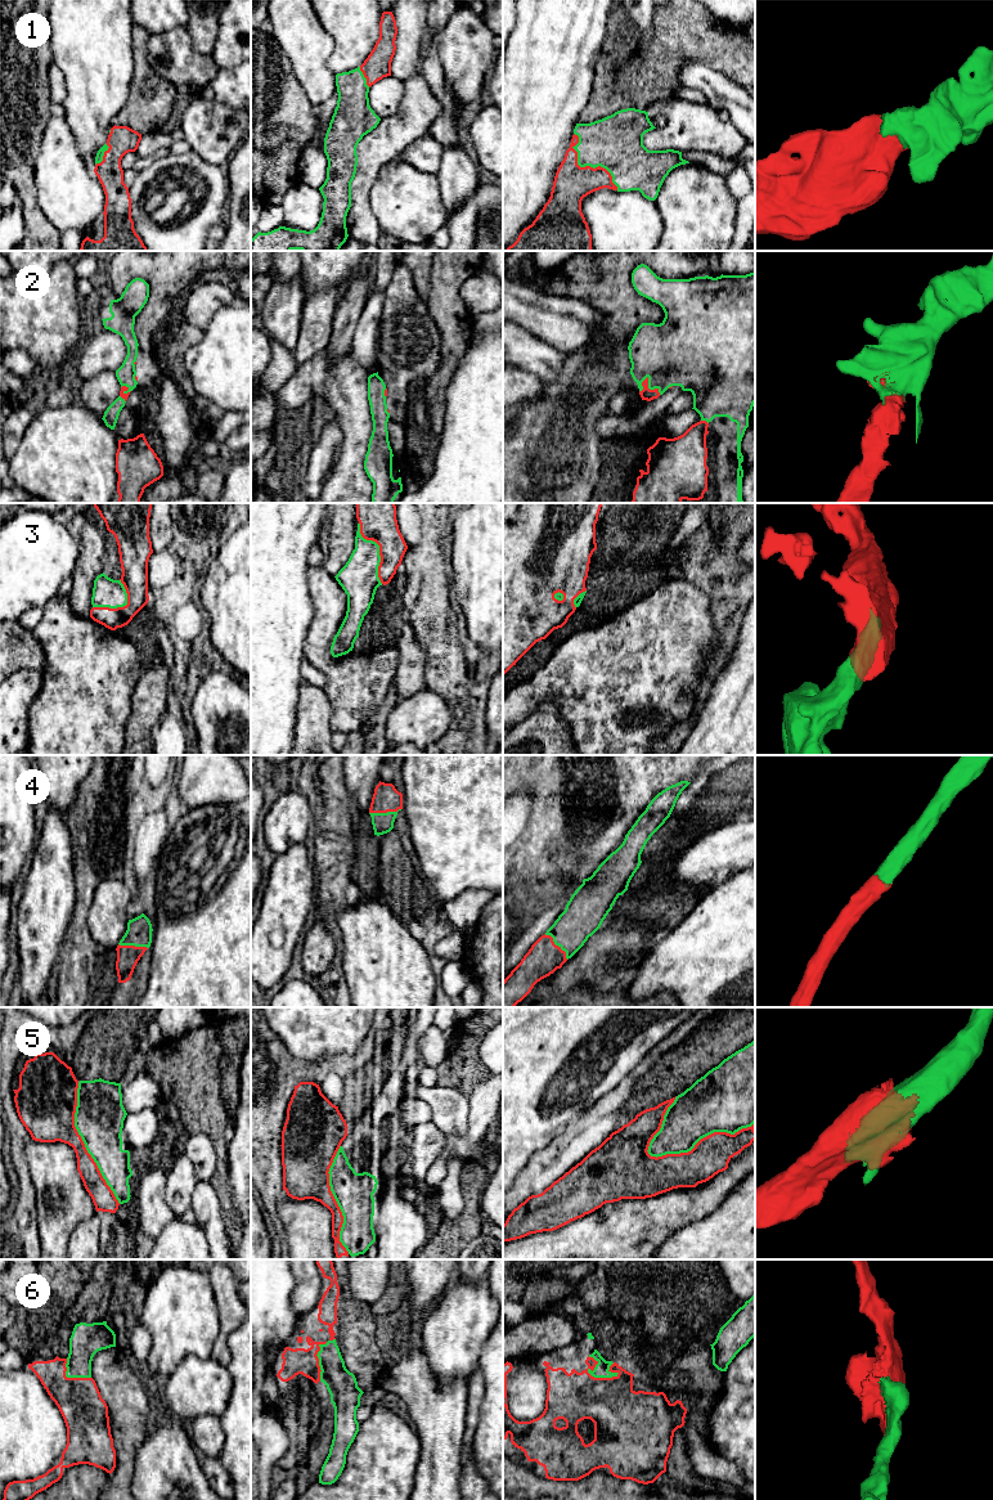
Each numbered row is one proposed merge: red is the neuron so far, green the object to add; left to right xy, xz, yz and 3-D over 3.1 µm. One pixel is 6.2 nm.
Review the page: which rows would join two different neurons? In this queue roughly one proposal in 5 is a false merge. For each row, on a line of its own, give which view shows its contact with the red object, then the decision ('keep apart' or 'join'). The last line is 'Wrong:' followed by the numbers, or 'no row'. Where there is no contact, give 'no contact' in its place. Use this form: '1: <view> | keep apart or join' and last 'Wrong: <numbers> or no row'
1: yz | join
2: yz | join
3: xz | join
4: yz | join
5: yz | keep apart
6: yz | join
Wrong: 5

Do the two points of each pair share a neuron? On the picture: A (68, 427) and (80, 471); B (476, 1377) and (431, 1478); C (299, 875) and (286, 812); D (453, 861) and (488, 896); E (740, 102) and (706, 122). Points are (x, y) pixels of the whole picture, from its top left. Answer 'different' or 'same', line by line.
A: same
B: different
C: different
D: different
E: different

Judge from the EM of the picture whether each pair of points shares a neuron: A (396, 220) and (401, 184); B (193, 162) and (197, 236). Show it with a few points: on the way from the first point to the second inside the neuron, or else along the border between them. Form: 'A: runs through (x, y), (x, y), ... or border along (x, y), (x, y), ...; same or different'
A: runs through (401, 211), (401, 193); same
B: runs through (211, 180), (212, 207), (202, 218); same

